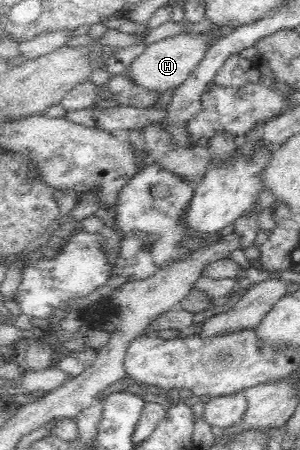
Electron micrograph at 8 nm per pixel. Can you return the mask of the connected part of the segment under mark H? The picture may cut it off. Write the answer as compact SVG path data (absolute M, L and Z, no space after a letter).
M218 25L213 27L207 33L179 33L173 37L162 39L154 44L147 46L146 51L140 54L132 64L127 68L128 74L134 83L148 92L162 94L170 90L175 91L194 73L200 62L205 58L205 53L212 44L210 34L219 34L219 36L228 36L234 28L230 25Z

